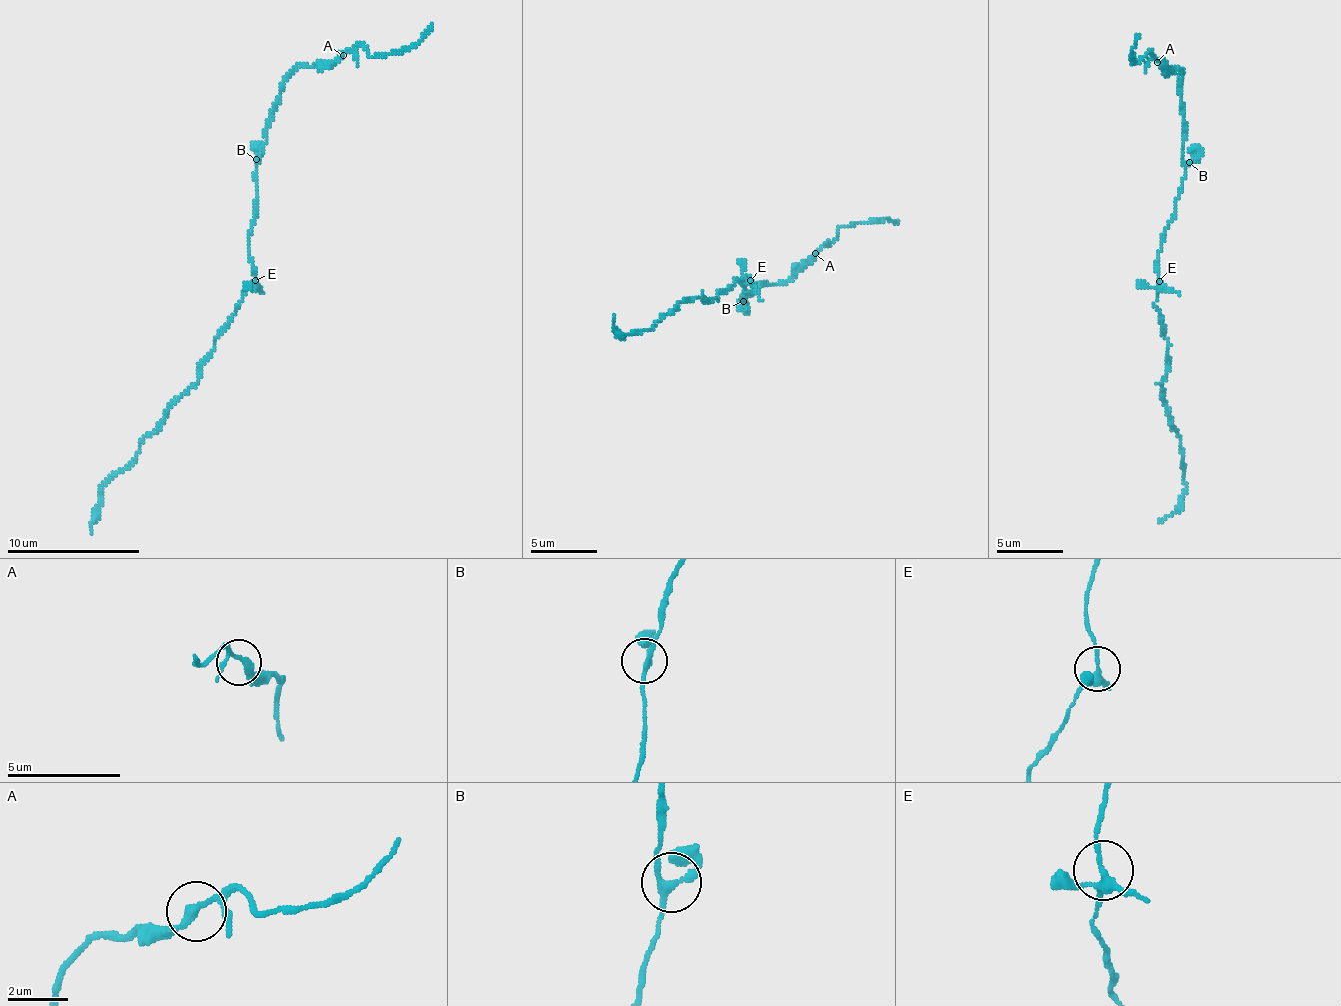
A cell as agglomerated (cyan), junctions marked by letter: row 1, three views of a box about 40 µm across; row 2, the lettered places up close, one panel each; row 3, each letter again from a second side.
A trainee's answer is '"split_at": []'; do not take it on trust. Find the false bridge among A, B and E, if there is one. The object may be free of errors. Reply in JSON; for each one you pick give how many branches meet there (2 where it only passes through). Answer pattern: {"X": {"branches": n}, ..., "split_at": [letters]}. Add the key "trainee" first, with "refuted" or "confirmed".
{"trainee": "confirmed", "split_at": []}

